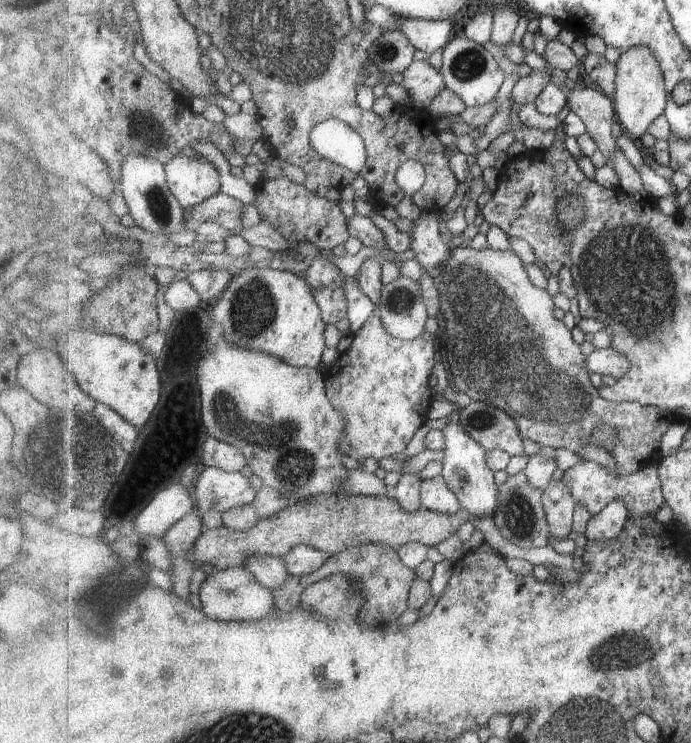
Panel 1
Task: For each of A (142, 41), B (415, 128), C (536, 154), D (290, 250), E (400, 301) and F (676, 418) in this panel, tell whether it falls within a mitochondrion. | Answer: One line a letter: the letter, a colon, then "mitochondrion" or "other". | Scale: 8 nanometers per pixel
A: other
B: other
C: other
D: other
E: mitochondrion
F: other

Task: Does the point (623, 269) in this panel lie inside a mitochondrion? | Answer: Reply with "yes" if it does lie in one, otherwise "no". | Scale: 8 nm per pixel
yes

